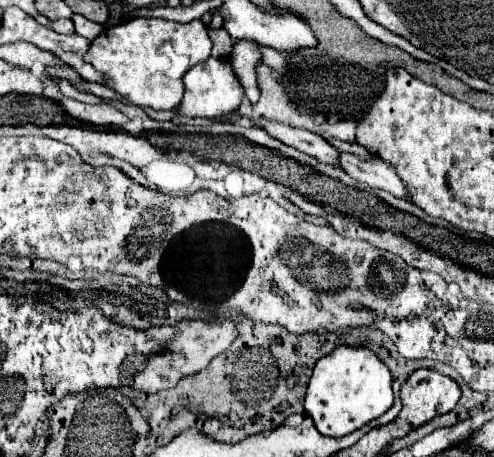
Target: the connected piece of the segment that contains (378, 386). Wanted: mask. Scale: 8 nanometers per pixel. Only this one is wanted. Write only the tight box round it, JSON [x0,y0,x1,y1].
[305,347,393,437]

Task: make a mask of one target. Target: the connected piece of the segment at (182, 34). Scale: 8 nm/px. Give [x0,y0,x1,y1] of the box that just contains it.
[85,17,211,111]

